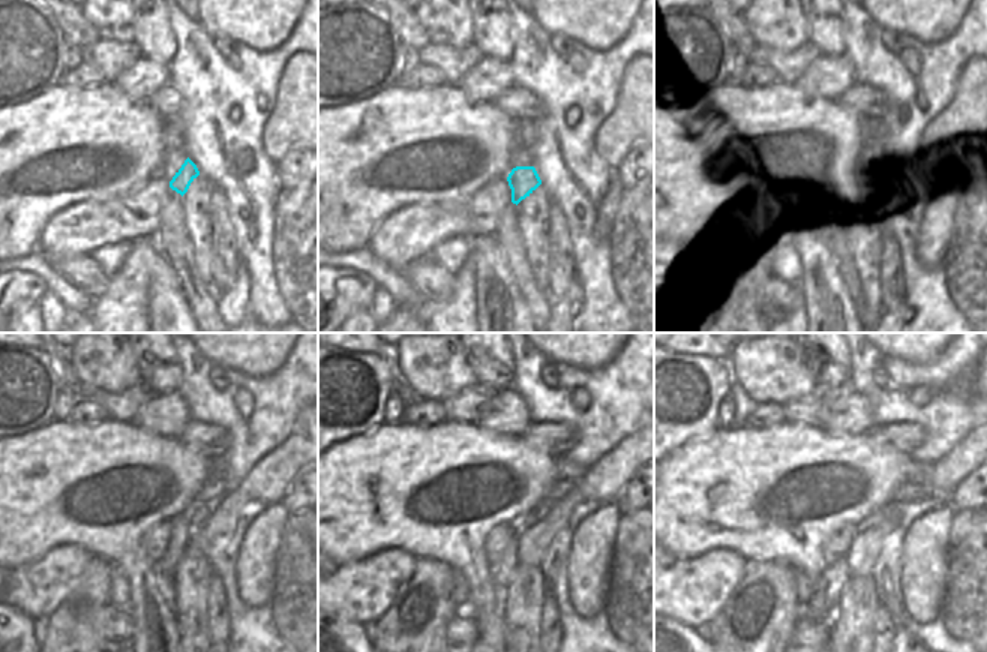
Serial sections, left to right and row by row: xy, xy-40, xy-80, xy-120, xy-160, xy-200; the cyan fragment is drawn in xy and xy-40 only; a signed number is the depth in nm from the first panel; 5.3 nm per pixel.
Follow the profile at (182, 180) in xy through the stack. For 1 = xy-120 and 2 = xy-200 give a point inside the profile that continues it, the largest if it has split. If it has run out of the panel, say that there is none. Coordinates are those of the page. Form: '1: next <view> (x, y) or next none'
1: next xy-120 (180, 534)
2: next xy-200 (828, 589)

